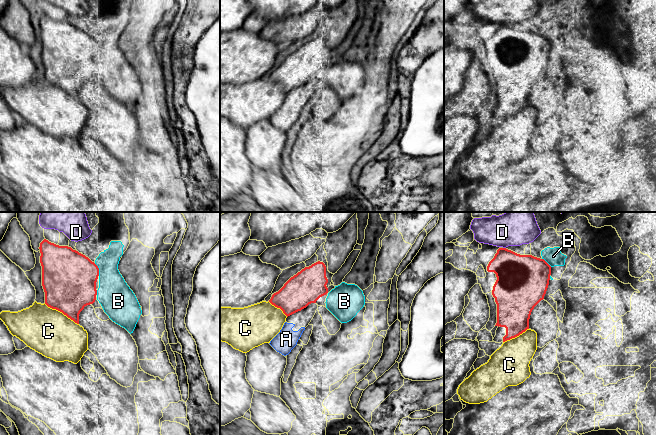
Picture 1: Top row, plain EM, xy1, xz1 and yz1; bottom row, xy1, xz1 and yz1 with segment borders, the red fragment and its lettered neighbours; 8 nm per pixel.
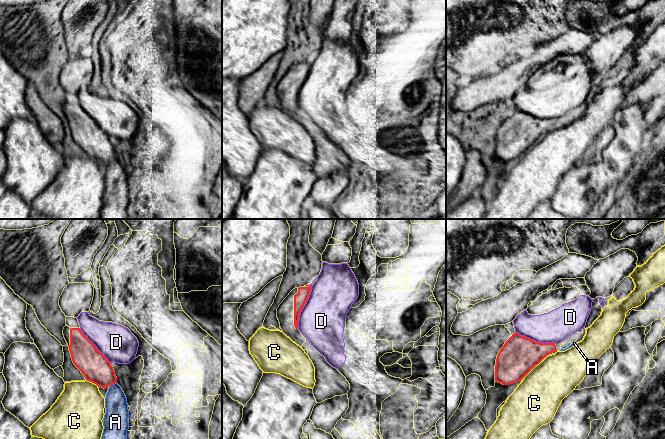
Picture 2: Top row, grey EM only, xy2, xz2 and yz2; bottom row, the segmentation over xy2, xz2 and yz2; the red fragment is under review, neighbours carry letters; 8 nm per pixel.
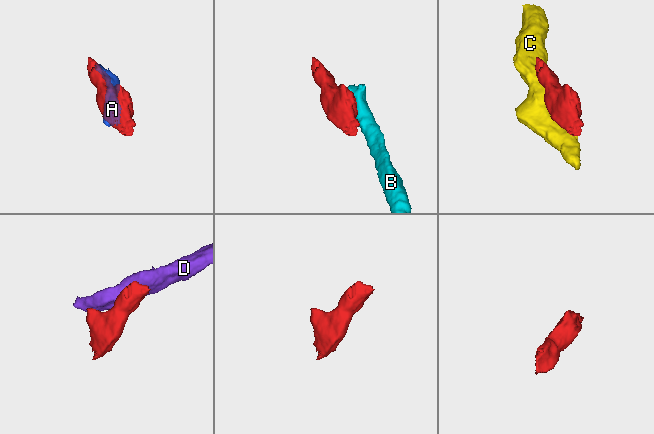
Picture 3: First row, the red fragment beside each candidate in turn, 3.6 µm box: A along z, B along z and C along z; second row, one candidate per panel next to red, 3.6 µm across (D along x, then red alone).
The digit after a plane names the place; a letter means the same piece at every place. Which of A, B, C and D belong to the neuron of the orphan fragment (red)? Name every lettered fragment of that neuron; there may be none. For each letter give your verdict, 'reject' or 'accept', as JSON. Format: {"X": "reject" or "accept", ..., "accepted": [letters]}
{"A": "reject", "B": "accept", "C": "reject", "D": "reject", "accepted": ["B"]}

